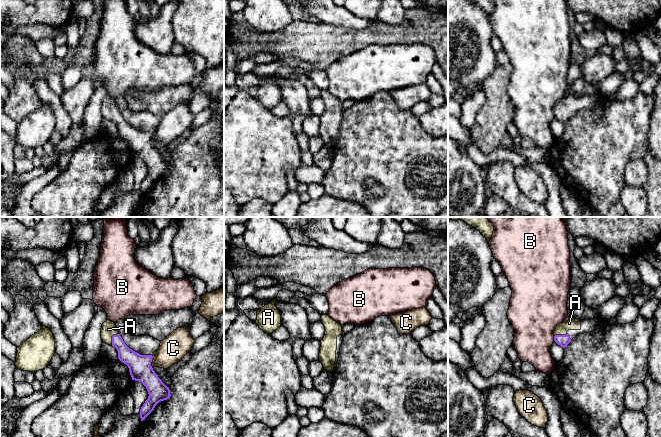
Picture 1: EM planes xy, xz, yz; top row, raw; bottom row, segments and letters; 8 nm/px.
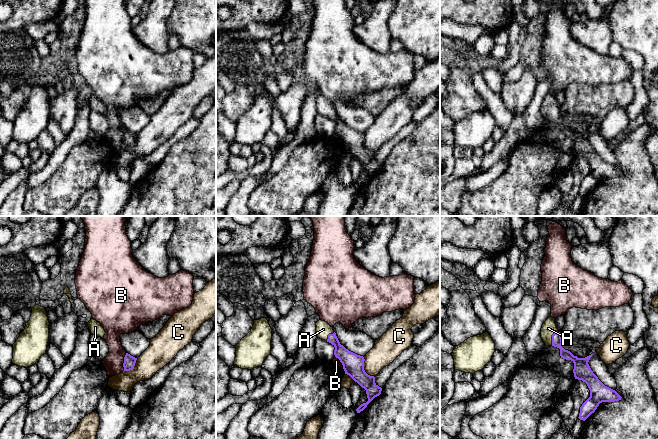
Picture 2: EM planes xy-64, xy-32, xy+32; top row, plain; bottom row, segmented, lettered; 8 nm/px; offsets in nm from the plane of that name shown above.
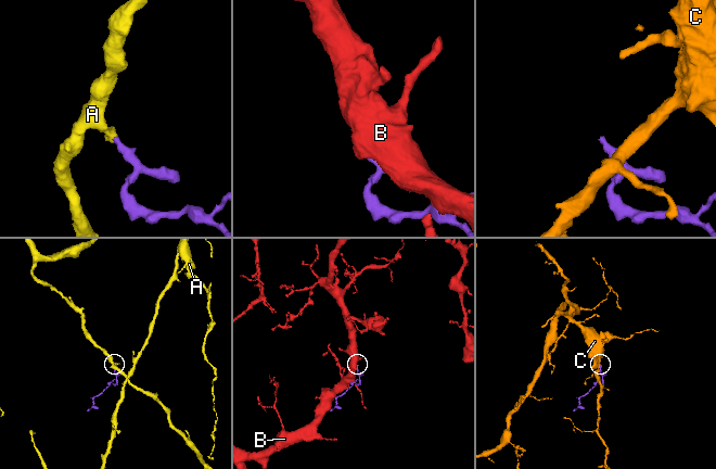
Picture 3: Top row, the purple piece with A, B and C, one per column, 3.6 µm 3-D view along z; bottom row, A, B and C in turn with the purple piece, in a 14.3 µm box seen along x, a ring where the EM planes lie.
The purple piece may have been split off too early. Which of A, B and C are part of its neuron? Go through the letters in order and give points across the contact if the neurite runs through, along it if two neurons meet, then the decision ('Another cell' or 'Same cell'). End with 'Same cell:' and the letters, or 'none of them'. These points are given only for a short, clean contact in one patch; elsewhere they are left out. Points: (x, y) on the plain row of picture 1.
A: Path across: xy (132, 135), (112, 113), (108, 105). Same cell
B: Another cell
C: Boundary: xy (152, 131), (150, 140). Another cell
Same cell: A

